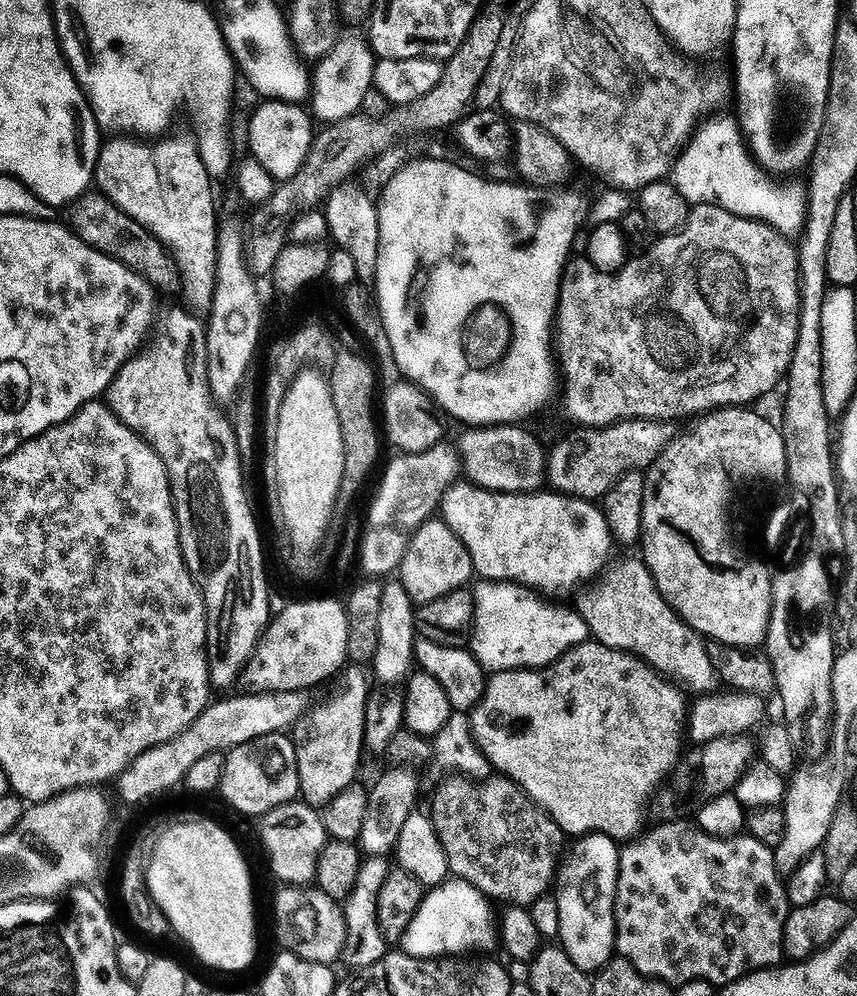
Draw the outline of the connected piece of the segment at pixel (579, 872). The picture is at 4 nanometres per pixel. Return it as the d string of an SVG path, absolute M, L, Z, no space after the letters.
M589 834L573 844L576 845L567 849L554 881L554 895L562 918L558 940L568 957L583 972L595 974L613 960L616 952L616 895L620 881L621 849L617 841L599 834Z

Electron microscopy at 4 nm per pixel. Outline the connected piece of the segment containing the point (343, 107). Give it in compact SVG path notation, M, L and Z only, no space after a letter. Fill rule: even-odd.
M367 43L348 44L337 47L332 55L319 61L316 74L310 84L310 108L317 121L325 120L328 126L339 120L349 120L357 115L376 83L378 57ZM312 104L312 106L311 106ZM316 111L316 112L315 112ZM320 119L320 120L319 120Z

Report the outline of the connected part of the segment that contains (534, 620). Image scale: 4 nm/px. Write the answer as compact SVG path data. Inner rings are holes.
M480 582L475 588L476 633L472 636L470 651L484 667L485 673L550 668L557 660L589 639L588 621L583 615L559 612L558 609L543 604L540 601L543 599L519 585Z

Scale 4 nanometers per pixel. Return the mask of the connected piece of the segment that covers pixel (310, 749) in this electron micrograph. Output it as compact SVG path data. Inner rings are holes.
M356 676L349 682L348 688L336 692L321 708L313 707L312 737L308 745L299 749L299 769L303 803L317 809L323 809L342 790L357 783L360 772L360 759L366 750L365 732L368 728L368 680Z

